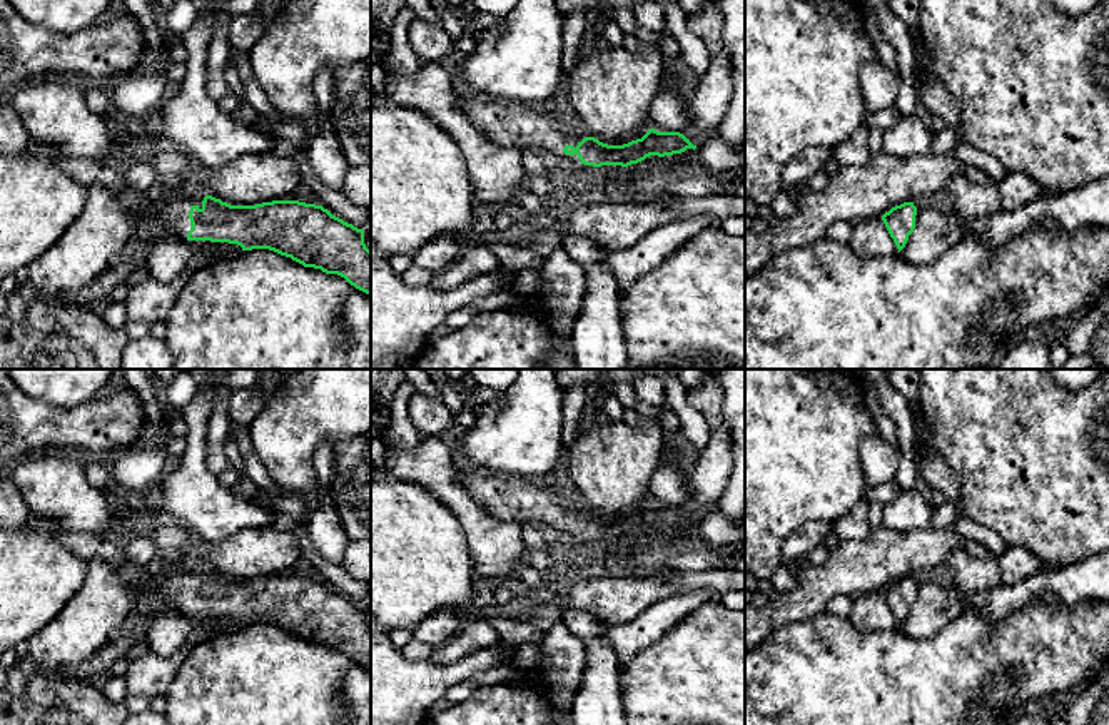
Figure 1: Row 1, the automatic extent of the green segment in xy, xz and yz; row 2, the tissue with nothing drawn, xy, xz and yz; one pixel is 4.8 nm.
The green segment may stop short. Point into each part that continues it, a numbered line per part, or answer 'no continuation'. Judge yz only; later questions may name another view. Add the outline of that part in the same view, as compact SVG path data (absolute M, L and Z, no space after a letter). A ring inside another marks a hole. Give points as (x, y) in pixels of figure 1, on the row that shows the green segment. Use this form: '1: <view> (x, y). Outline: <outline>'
no continuation

